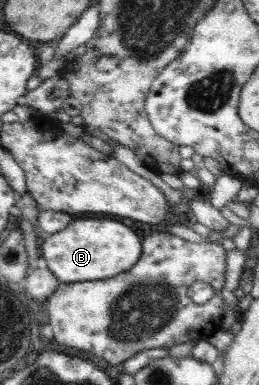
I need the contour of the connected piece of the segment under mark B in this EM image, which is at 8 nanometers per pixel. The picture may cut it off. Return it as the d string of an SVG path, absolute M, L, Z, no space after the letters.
M86 218L86 220L72 220L64 230L52 234L42 244L42 254L48 263L48 269L60 282L84 282L84 280L98 280L110 278L132 268L140 259L140 238L122 222L104 218Z

